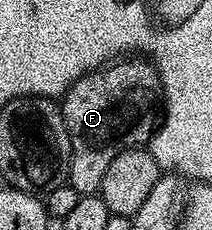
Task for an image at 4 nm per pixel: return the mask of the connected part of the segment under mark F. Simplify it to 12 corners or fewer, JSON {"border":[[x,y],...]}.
{"border":[[125,56],[70,84],[68,185],[97,194],[159,125],[161,79]]}

